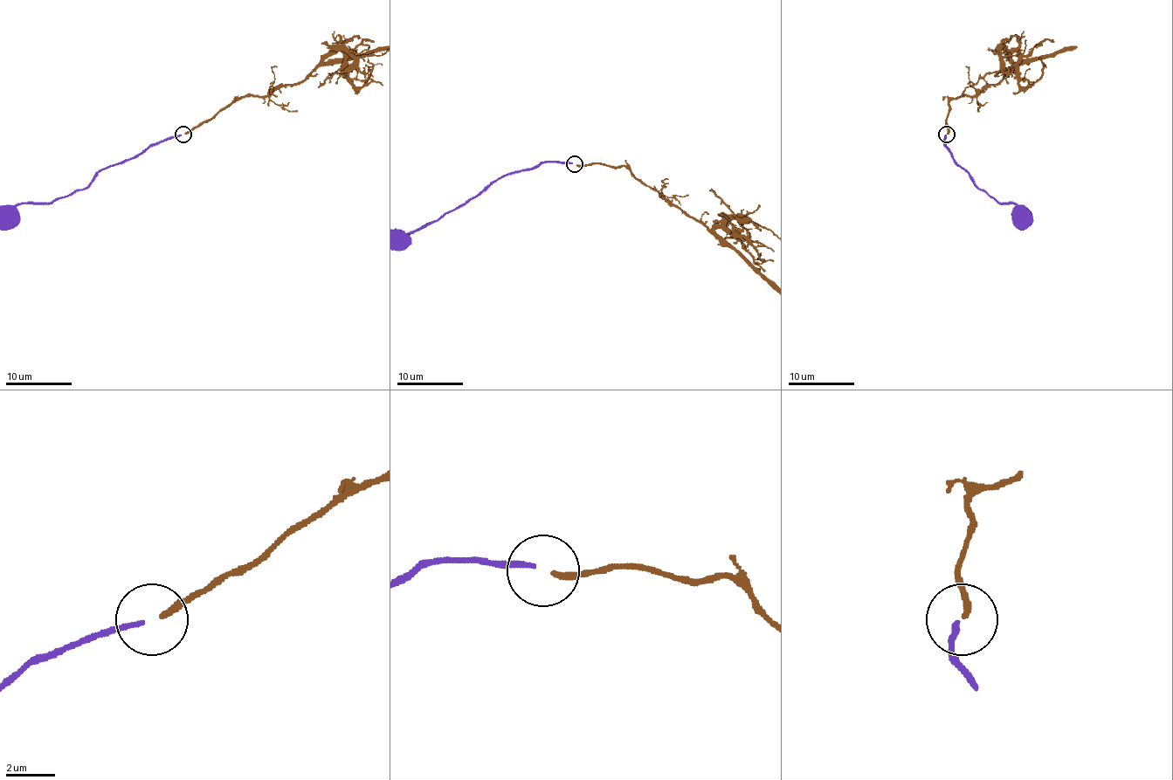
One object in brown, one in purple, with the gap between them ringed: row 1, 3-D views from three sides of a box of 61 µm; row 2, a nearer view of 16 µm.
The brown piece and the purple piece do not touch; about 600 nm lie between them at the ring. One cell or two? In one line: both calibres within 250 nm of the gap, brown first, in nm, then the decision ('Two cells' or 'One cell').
Thickness 260 nm (brown) against 190 nm. One cell

